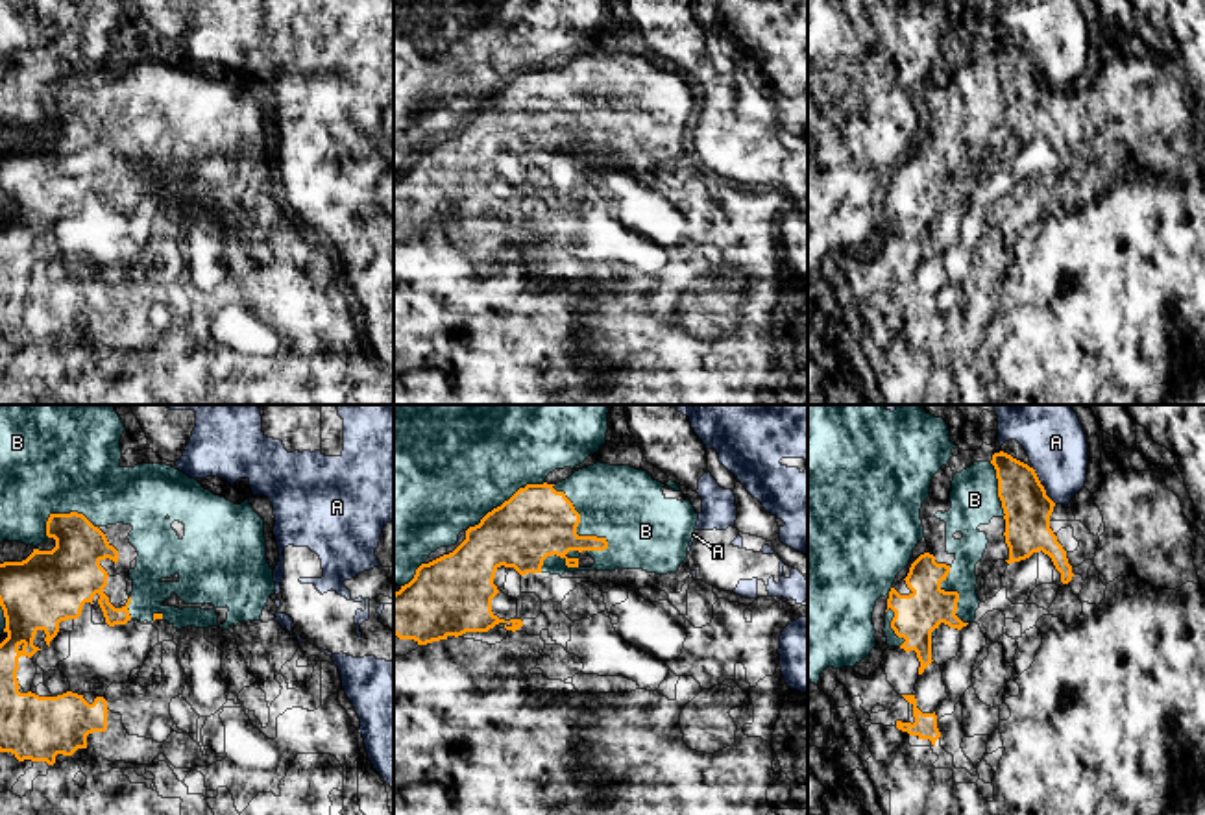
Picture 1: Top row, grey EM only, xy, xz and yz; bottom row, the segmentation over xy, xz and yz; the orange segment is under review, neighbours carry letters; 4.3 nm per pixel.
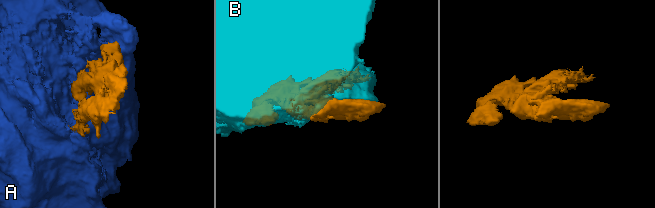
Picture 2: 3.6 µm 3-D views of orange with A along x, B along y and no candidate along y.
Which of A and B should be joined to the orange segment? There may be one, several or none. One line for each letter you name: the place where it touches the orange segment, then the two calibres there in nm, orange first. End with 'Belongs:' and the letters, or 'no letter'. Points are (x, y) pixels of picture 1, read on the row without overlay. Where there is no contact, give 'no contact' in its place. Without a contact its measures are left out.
Belongs: no letter

